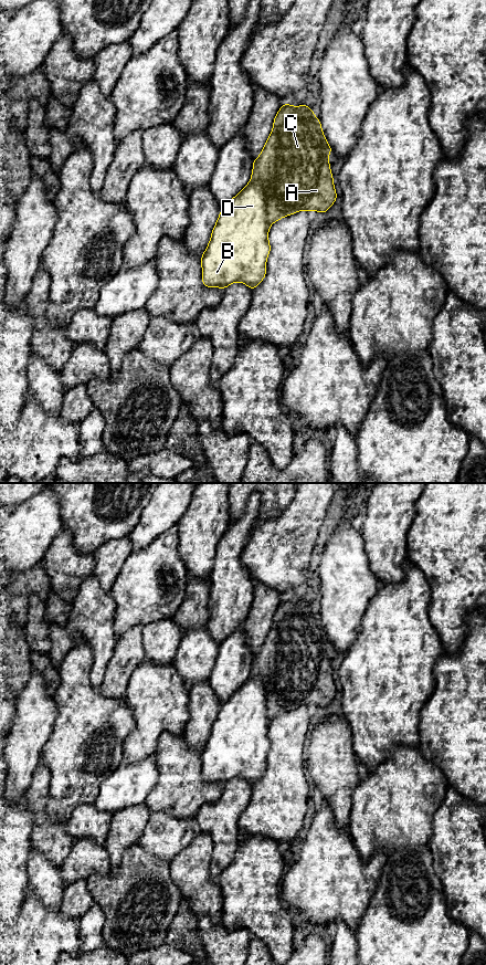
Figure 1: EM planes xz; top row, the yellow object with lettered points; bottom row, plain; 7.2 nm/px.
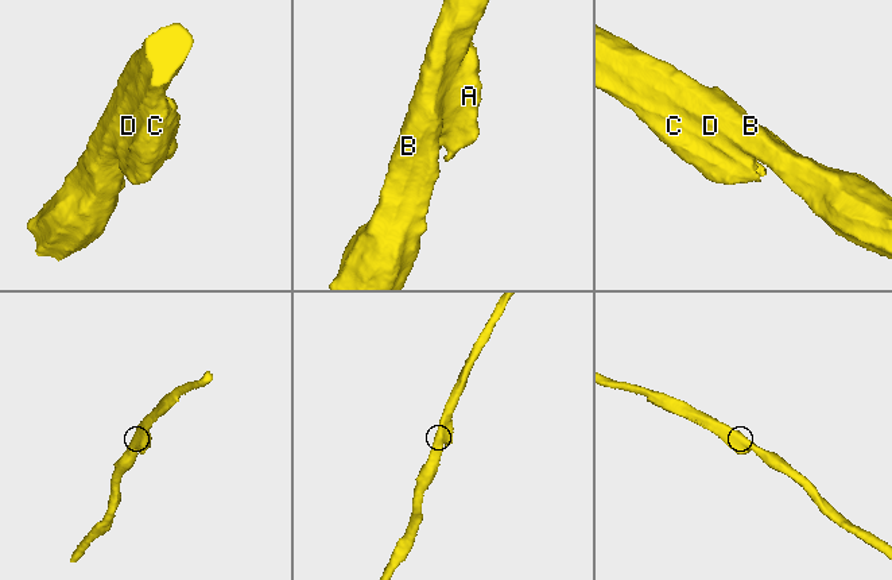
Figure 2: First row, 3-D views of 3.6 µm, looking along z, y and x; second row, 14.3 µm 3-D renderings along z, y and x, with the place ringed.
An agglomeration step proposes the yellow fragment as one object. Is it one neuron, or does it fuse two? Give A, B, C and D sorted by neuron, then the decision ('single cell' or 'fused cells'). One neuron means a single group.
groups A C / B D; fused cells

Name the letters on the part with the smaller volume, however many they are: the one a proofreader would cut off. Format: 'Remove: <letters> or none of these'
Remove: A, C

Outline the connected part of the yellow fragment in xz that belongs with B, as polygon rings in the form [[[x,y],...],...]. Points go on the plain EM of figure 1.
[[[250,676],[220,707],[201,752],[202,779],[224,785],[231,778],[242,777],[253,786],[266,770],[270,722],[263,682],[260,676]]]

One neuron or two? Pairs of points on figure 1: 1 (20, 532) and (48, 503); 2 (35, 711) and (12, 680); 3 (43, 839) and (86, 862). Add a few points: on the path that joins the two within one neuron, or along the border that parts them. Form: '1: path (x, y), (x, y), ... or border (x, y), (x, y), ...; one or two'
1: path (27, 525), (42, 510); one
2: border (33, 673), (17, 695); two
3: border (75, 842), (61, 867); two

